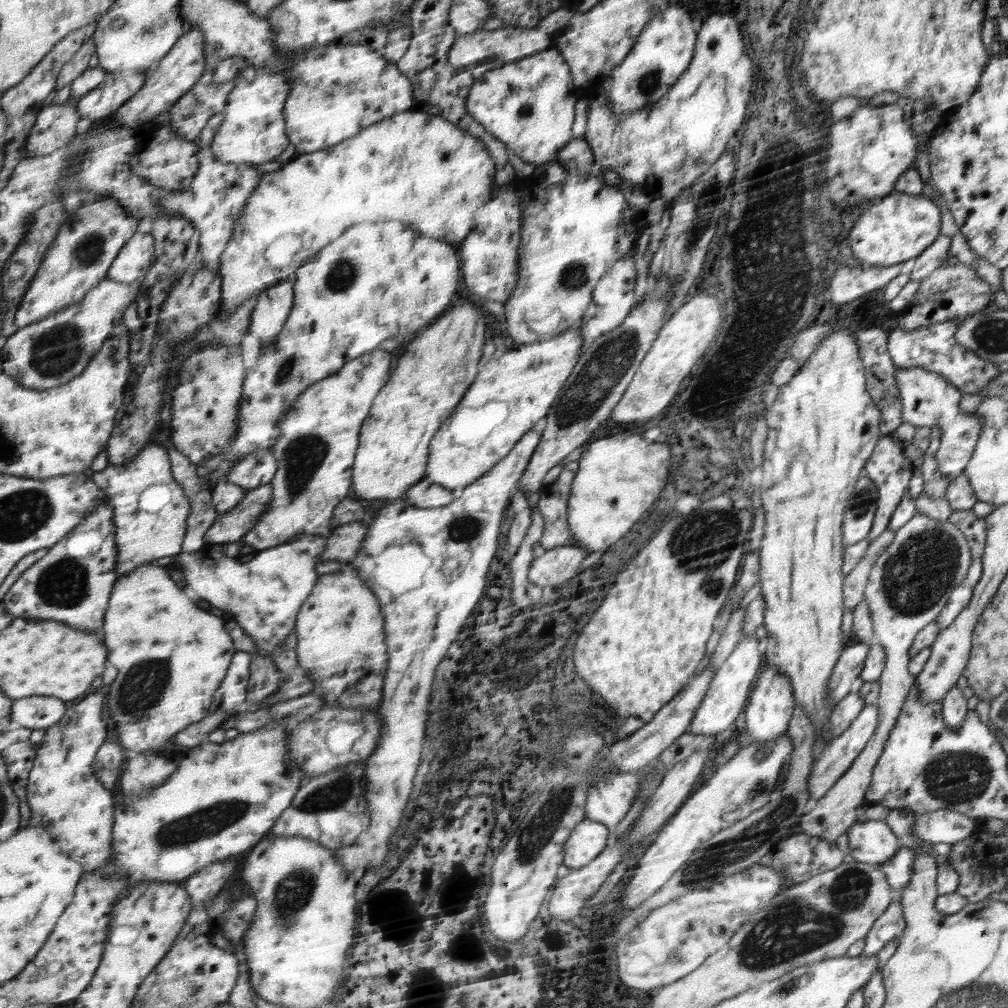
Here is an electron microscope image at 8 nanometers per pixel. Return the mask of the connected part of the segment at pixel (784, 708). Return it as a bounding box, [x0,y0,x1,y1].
[742,666,796,742]

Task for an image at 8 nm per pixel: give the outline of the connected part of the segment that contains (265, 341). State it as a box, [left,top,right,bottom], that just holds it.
[250,278,296,350]

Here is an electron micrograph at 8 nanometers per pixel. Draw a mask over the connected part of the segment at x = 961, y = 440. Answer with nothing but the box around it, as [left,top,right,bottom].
[896,366,983,478]

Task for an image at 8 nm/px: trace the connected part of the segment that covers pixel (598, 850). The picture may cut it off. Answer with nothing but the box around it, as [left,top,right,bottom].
[564,818,610,869]

